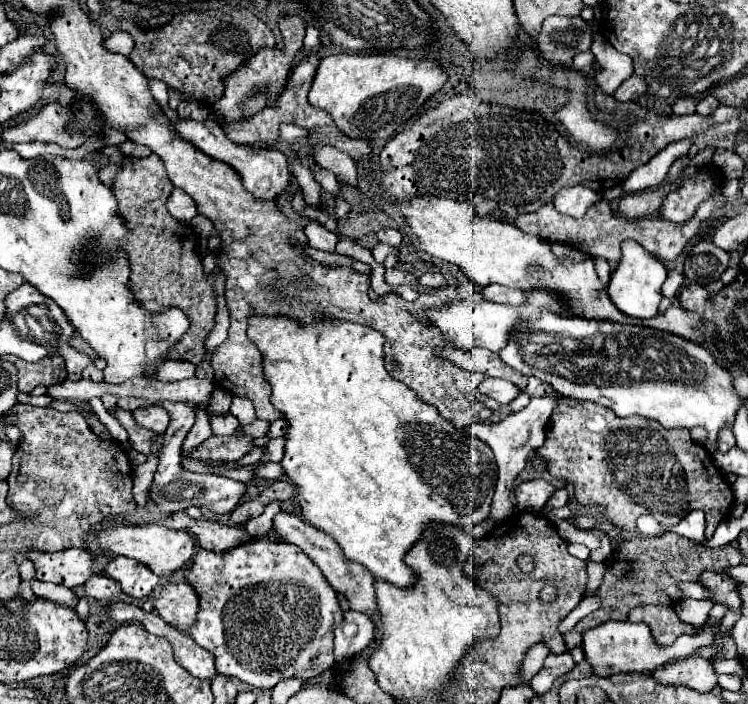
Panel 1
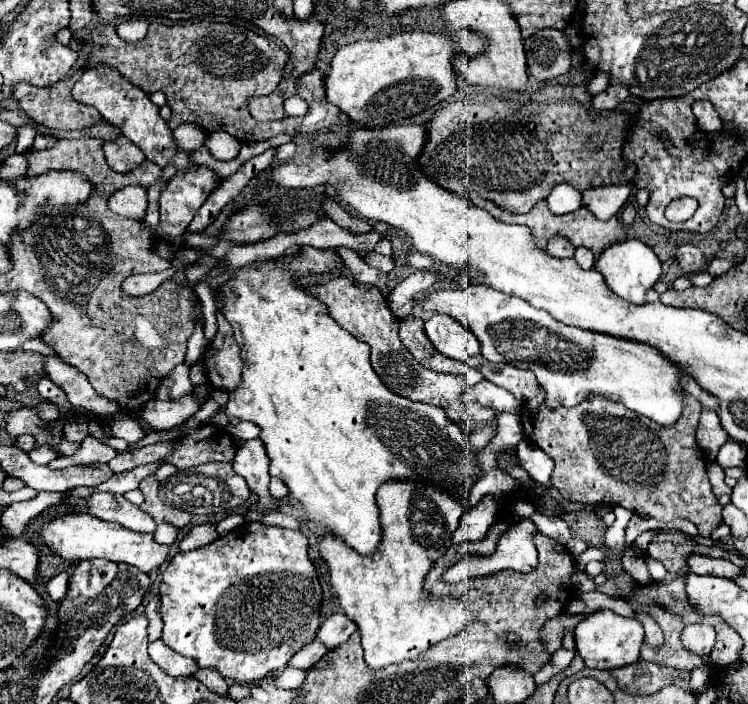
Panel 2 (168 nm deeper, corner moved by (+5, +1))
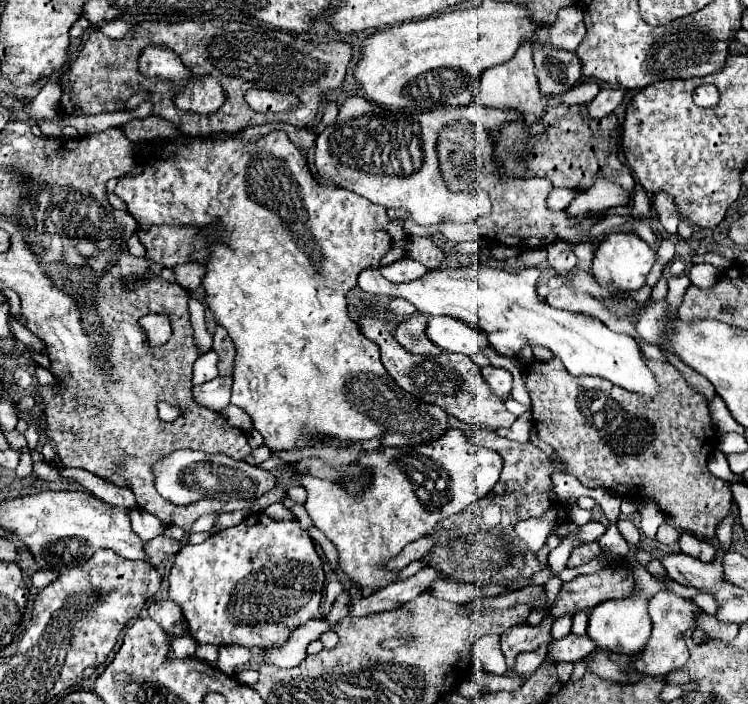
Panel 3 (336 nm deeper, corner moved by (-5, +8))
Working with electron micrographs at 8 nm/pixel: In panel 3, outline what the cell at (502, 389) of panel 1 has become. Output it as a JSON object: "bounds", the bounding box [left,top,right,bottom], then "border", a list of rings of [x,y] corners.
{"bounds":[481,367,511,401],"border":[[[483,367],[481,369],[483,373],[483,379],[485,383],[489,385],[489,389],[503,401],[507,401],[509,393],[511,393],[511,373],[505,371],[505,369],[499,369],[499,367]]]}

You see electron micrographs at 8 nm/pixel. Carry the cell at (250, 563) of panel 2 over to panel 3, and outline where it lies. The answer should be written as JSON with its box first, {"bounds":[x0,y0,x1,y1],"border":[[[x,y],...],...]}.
{"bounds":[169,513,325,649],"border":[[[251,513],[243,523],[223,529],[199,545],[185,545],[177,553],[169,573],[169,599],[181,607],[187,631],[199,645],[243,645],[265,649],[283,645],[283,641],[291,637],[291,629],[319,615],[323,581],[325,573],[321,559],[309,533],[301,529],[297,519],[275,521],[265,513]]]}

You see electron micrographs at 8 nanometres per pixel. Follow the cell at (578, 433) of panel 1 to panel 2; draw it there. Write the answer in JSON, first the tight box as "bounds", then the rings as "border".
{"bounds":[521,390,721,536],"border":[[[541,390],[535,398],[523,404],[521,422],[523,422],[525,438],[535,442],[555,462],[551,484],[561,492],[565,500],[581,502],[581,504],[603,502],[607,506],[623,506],[633,514],[651,516],[661,522],[669,522],[673,518],[685,518],[697,526],[699,536],[711,536],[711,532],[721,524],[721,506],[715,494],[711,492],[703,450],[695,442],[701,404],[691,394],[685,394],[683,400],[685,404],[681,418],[671,426],[661,426],[645,416],[627,410],[625,406],[605,396],[589,396],[579,406],[573,408],[559,406],[551,410],[543,404],[543,390]]]}

